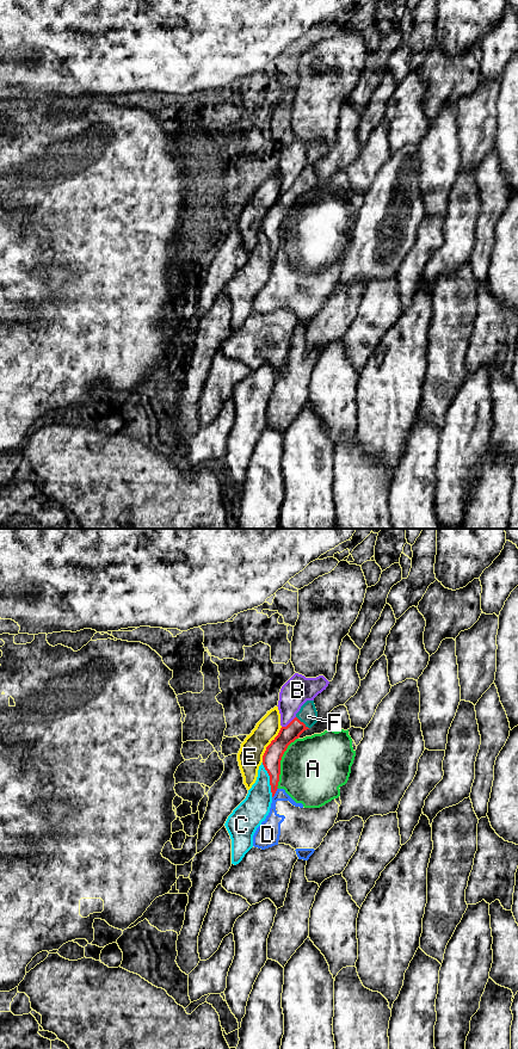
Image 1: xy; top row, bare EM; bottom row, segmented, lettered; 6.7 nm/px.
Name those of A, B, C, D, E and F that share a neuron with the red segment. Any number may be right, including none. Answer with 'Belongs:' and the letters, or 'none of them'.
Belongs: F

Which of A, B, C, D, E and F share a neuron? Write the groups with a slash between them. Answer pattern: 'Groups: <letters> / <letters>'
Groups: A D / B / C / E / F

